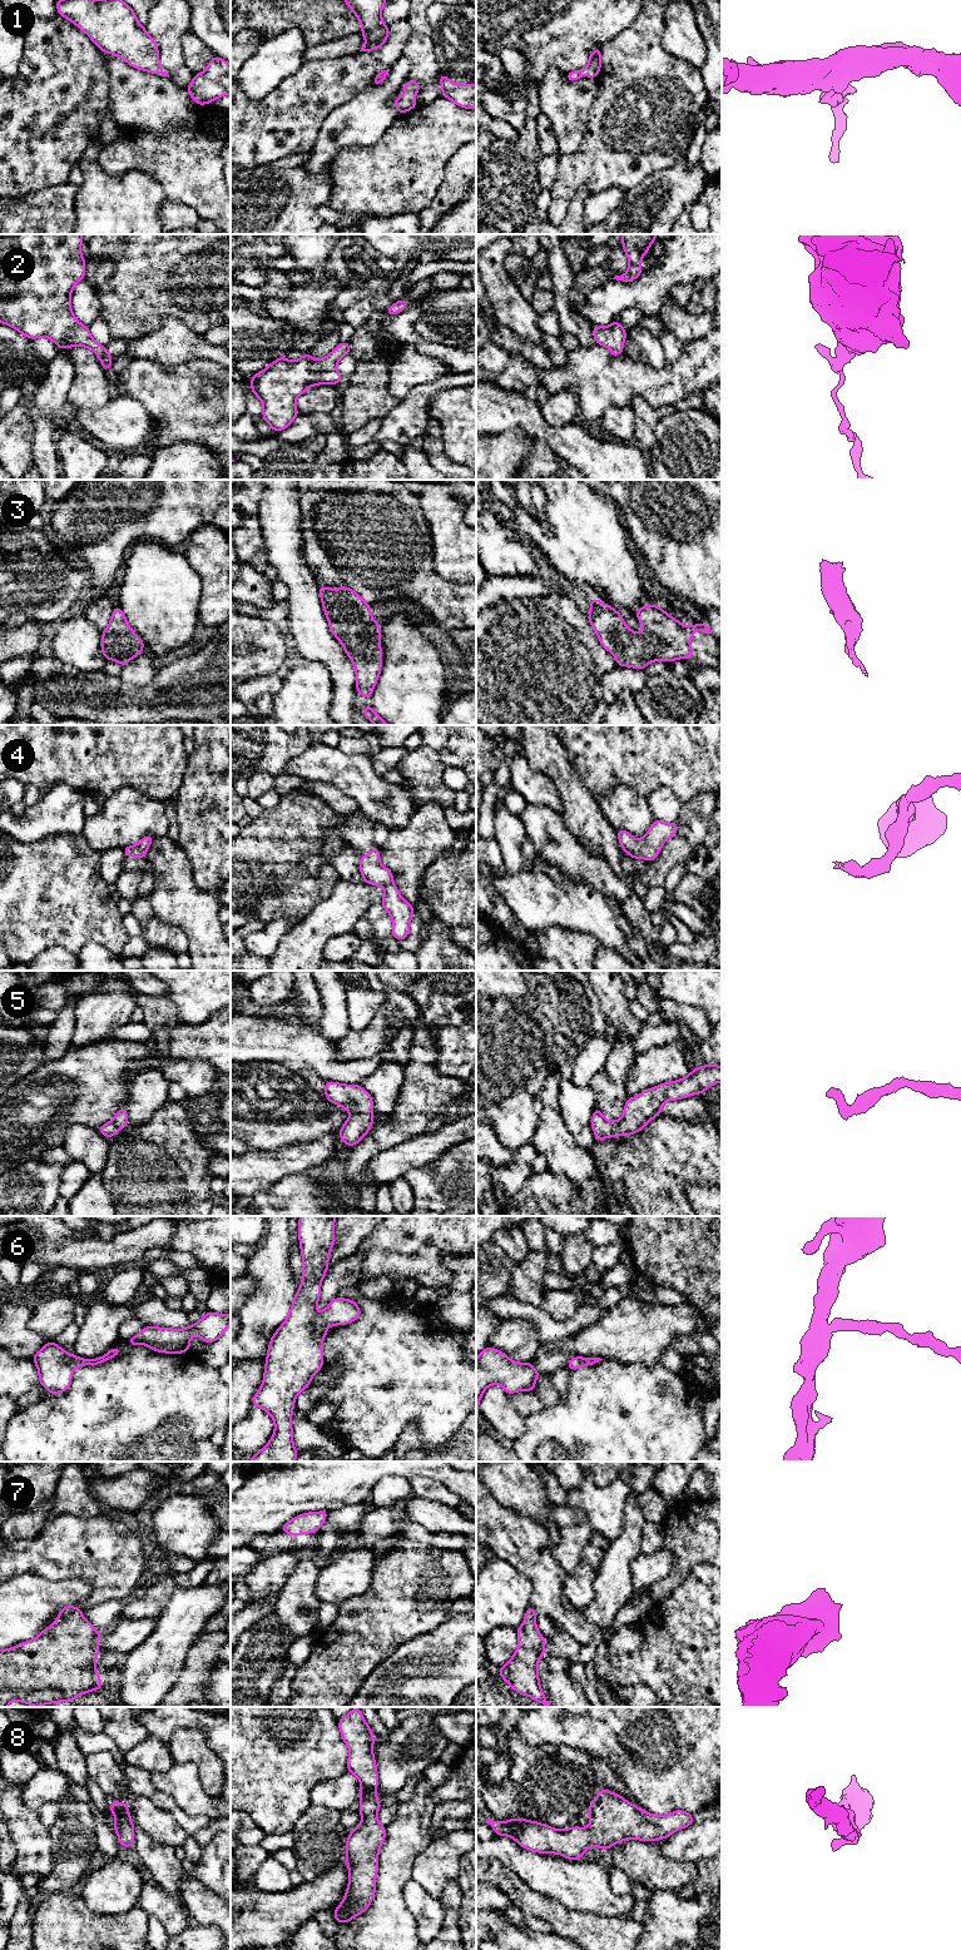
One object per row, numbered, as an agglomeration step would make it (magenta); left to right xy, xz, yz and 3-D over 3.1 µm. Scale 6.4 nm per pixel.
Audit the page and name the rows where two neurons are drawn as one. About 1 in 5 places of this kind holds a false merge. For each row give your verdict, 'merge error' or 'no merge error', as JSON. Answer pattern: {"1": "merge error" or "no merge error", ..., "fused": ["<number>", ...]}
{"1": "no merge error", "2": "no merge error", "3": "no merge error", "4": "no merge error", "5": "no merge error", "6": "no merge error", "7": "no merge error", "8": "no merge error", "fused": []}

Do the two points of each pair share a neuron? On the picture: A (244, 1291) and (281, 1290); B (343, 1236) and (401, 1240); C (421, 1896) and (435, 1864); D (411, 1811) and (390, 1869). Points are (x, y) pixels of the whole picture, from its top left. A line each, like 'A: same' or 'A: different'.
A: different
B: different
C: different
D: same

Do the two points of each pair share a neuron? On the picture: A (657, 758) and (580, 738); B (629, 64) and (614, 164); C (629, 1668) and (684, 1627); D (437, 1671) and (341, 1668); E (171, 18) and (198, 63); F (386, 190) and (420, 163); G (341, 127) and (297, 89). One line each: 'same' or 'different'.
A: same
B: same
C: same
D: different
E: different
F: same
G: different

